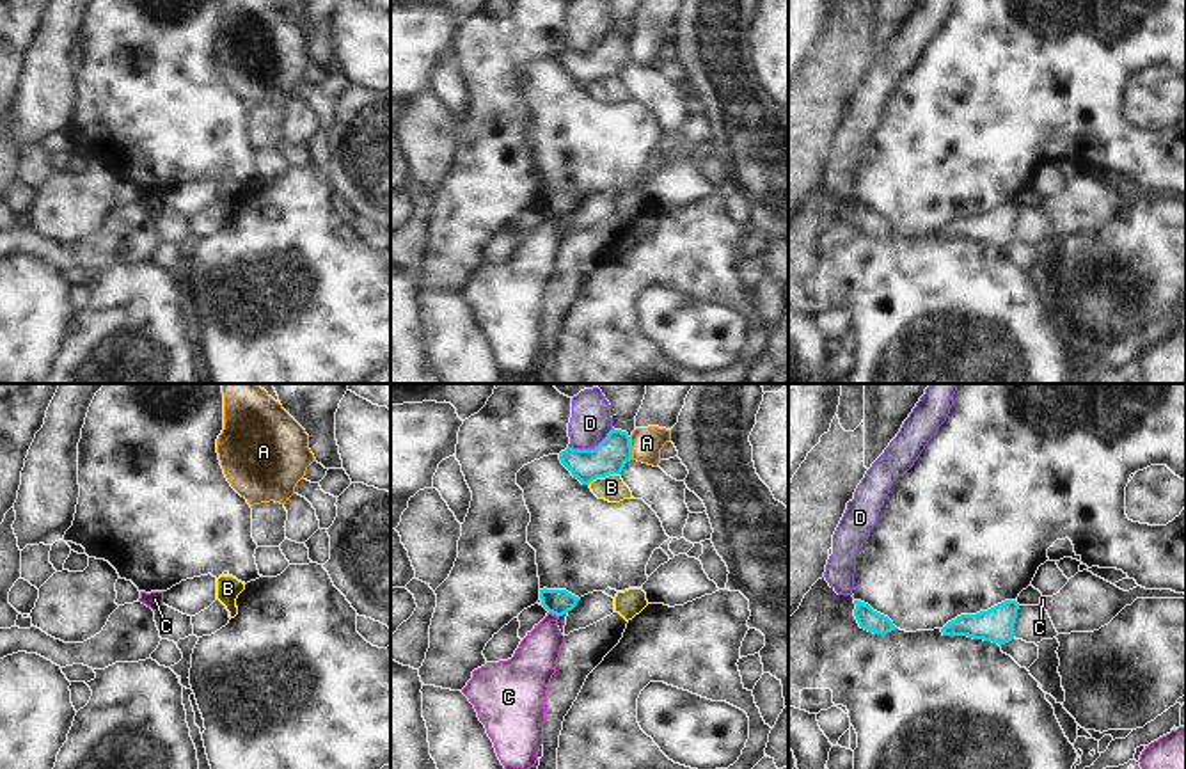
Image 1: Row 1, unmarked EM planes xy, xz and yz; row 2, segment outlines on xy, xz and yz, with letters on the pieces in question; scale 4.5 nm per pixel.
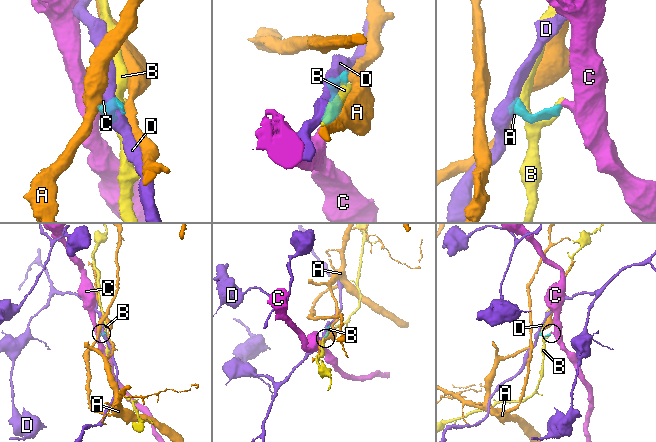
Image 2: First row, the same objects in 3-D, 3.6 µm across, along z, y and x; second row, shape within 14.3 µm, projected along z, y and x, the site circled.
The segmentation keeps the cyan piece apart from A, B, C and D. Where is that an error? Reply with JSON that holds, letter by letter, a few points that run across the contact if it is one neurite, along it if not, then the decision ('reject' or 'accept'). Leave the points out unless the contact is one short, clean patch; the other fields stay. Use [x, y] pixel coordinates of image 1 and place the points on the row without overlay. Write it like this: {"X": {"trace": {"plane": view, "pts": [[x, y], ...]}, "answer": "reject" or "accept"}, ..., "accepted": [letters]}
{"A": {"trace": {"plane": "xz", "pts": [[629, 39], [632, 61]]}, "answer": "reject"}, "B": {"answer": "reject"}, "C": {"trace": {"plane": "xz", "pts": [[549, 214], [558, 219]]}, "answer": "reject"}, "D": {"trace": {"plane": "xz", "pts": [[613, 31], [593, 50], [569, 50]]}, "answer": "reject"}, "accepted": []}

